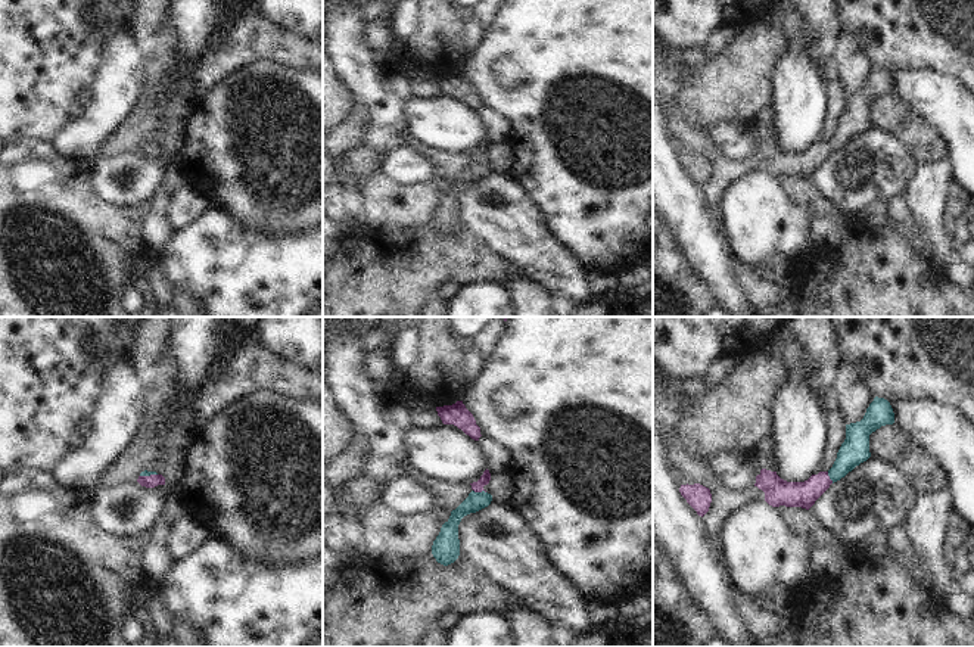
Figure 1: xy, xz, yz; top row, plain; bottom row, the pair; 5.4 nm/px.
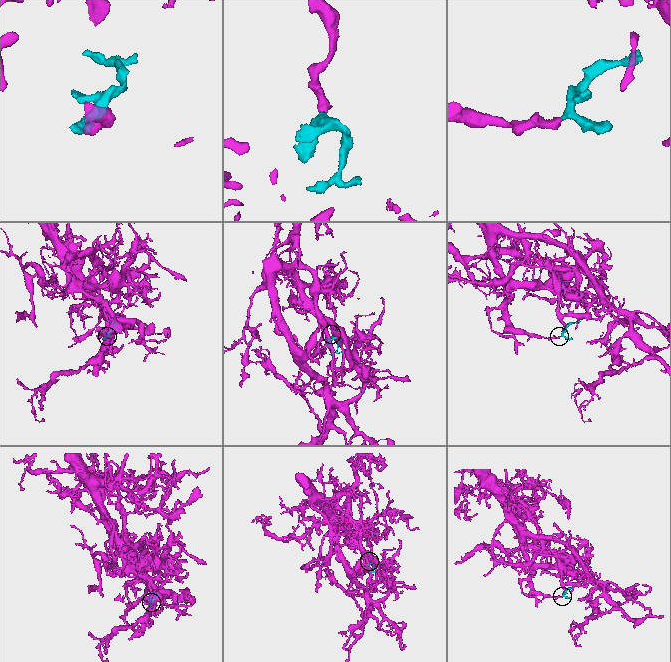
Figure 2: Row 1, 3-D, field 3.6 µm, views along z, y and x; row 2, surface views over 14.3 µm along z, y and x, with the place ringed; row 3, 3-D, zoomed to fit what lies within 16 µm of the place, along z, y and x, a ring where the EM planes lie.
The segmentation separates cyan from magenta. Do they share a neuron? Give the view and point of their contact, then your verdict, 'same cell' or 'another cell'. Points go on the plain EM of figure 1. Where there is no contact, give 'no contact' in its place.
contact xz (479, 162); same cell

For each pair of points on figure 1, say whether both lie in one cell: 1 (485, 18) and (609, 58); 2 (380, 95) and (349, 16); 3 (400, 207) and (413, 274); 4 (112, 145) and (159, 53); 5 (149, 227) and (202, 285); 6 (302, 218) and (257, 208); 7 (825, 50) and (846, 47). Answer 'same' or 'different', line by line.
1: different
2: same
3: different
4: same
5: different
6: same
7: different

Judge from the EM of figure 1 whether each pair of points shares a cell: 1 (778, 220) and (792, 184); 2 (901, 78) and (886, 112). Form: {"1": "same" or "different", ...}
{"1": "different", "2": "different"}

